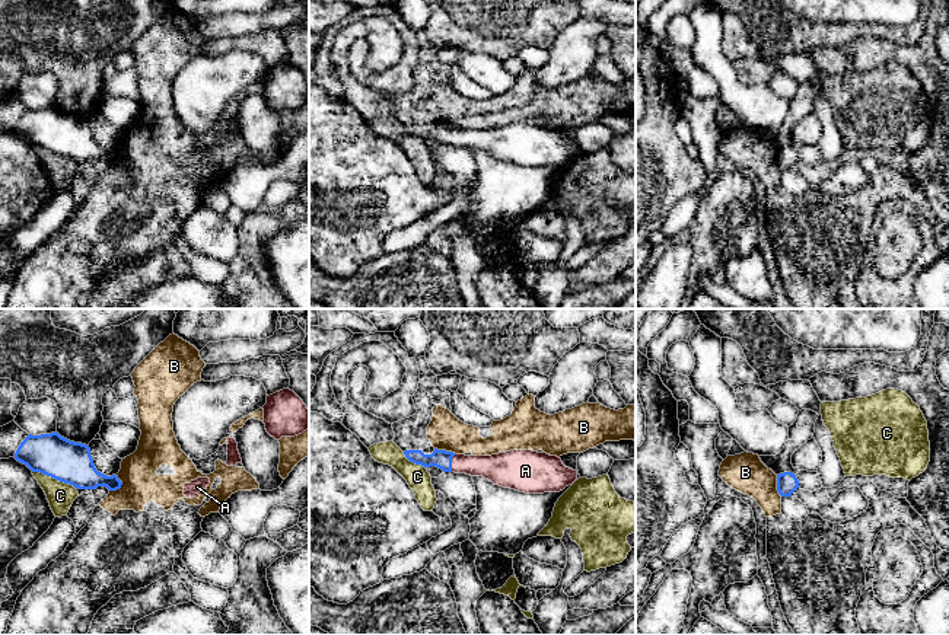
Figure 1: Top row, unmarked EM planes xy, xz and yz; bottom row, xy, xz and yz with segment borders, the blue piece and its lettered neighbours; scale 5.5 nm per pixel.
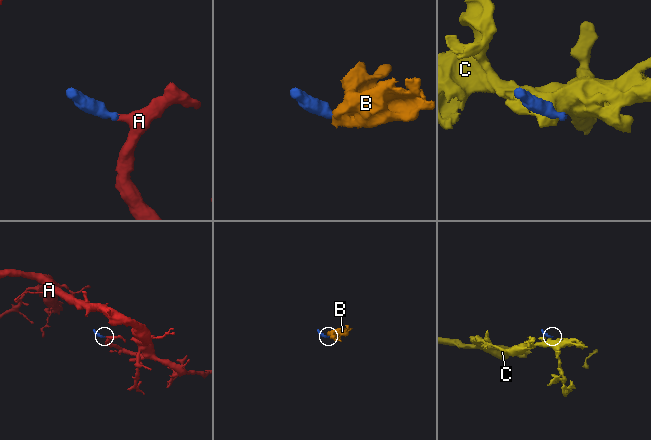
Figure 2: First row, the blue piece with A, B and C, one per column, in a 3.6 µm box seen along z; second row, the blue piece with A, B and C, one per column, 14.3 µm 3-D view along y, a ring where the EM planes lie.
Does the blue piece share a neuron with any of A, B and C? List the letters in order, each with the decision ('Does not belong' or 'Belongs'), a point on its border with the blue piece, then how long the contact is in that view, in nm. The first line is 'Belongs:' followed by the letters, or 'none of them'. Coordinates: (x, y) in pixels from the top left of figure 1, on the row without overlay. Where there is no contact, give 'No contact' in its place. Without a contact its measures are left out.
Belongs: A
A: Belongs. Touches blue at xz (451, 137). Shared border 100 nm
B: Does not belong. Touches blue at xy (120, 160). Shared border 100 nm
C: Does not belong. Touches blue at xy (54, 152). Shared border 260 nm

